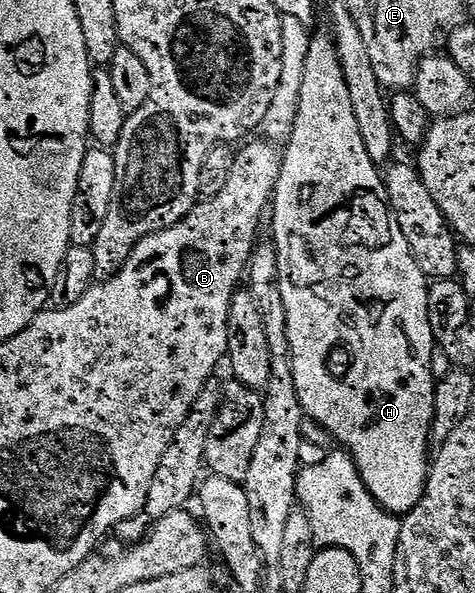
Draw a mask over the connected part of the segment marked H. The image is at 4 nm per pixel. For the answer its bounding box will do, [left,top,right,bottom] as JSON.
[270,33,437,516]

